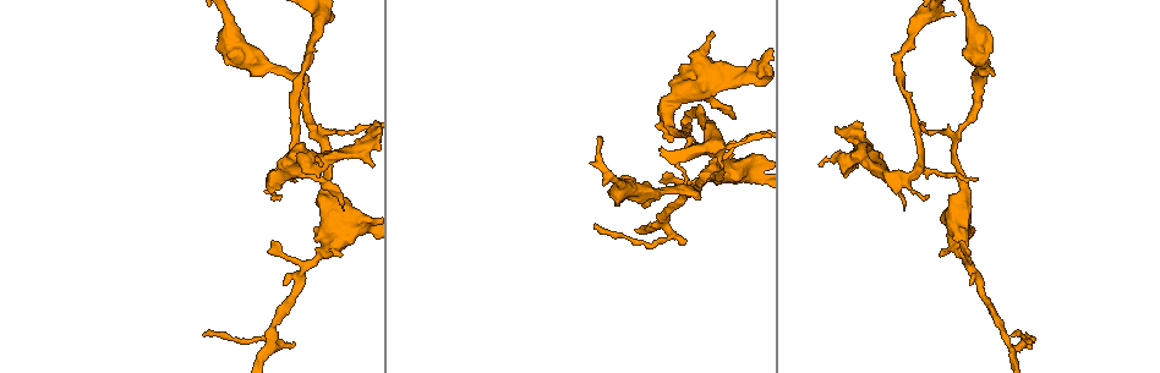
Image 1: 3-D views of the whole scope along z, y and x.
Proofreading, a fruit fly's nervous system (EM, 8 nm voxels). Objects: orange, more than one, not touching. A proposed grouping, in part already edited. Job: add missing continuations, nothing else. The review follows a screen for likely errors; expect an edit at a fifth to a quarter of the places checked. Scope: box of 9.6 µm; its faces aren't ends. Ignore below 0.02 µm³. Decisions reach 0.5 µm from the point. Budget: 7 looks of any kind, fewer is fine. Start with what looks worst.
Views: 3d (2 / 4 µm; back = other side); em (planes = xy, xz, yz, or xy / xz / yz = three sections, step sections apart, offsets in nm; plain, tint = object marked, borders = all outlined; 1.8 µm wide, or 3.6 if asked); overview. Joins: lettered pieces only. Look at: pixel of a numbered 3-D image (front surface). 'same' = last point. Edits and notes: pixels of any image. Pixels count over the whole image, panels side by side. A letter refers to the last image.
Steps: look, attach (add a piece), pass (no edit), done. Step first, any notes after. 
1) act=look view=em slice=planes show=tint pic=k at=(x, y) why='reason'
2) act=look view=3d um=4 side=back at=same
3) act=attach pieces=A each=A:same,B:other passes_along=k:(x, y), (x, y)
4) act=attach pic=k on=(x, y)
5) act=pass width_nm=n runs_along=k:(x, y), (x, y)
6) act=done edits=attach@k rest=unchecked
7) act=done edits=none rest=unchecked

act=look view=em slice=planes show=borders pic=1 at=(318, 174)

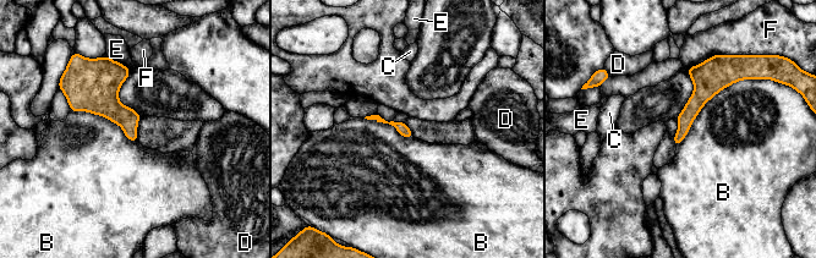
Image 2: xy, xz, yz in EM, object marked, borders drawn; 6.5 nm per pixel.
act=pass each=B:other,C:other,D:other,E:other,F:other runs_along=2:(719, 69), (685, 117), (677, 141) found='none of them fits'

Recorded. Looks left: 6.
act=look view=em slice=xy step=8 show=borders pic=1 at=(340, 202) why='thin end'

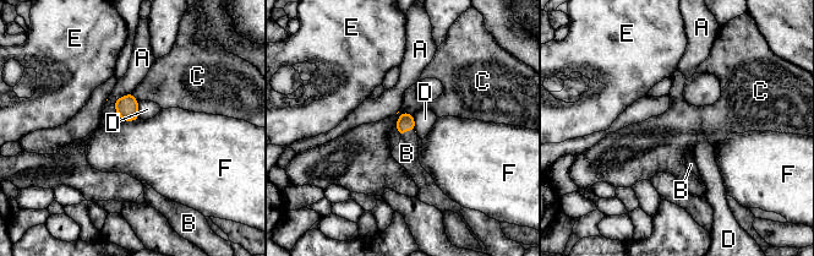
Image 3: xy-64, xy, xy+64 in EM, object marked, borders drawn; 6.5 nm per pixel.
act=look view=em slice=planes show=borders at=same

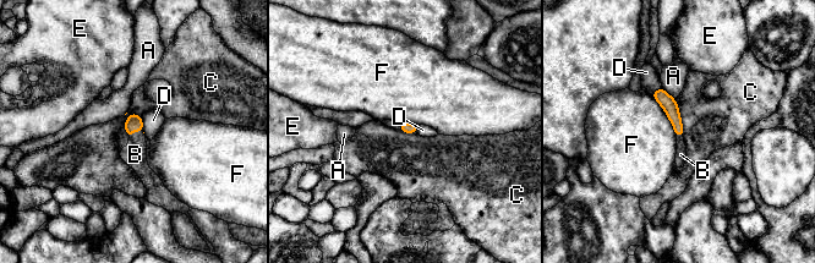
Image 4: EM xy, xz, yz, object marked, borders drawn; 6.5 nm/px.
act=attach pieces=B each=A:other,B:same,C:other,D:other,E:other,F:other passes_along=4:(133, 122), (135, 131), (135, 154) found='the neuron continues'

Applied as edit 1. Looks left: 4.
act=look view=overview

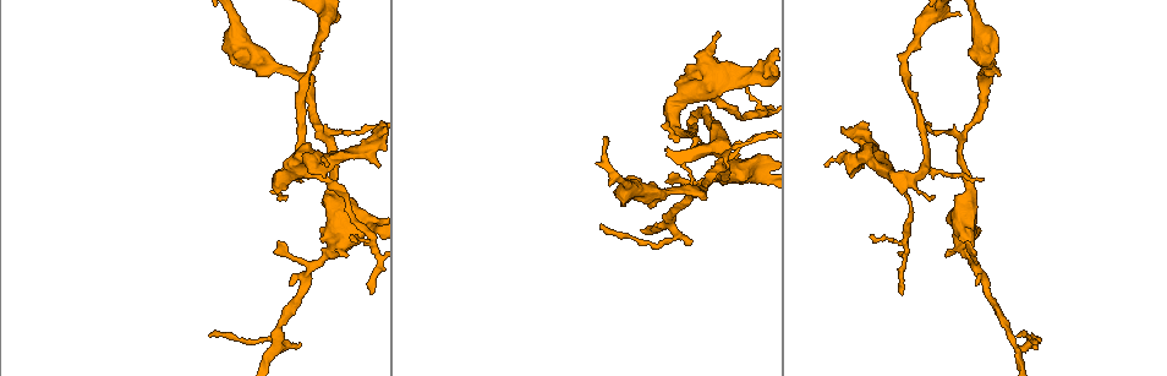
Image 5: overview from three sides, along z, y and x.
act=look view=3d um=4 pic=5 at=(301, 181) why='thin end'

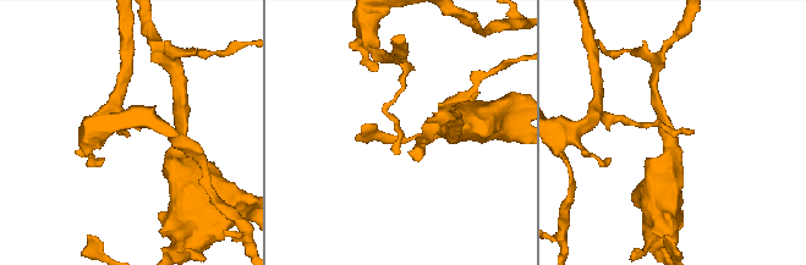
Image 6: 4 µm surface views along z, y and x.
act=look view=em slice=xy step=4 show=borders pic=6 at=(398, 153) why='need the tissue'

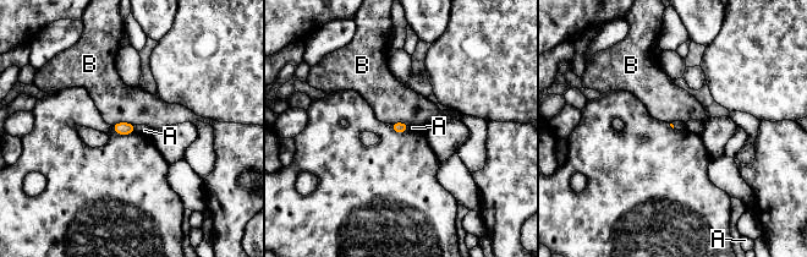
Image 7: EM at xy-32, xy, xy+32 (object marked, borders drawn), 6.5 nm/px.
act=look view=em slice=planes show=borders at=same why='another direction'

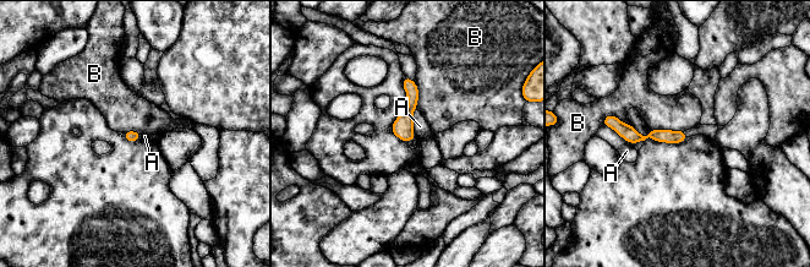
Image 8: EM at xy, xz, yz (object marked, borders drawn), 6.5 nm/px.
act=pass width_nm=80 each=A:other,B:other found='no lettered piece goes on from it'

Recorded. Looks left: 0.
act=done edits=attach@4 rest=unchecked

